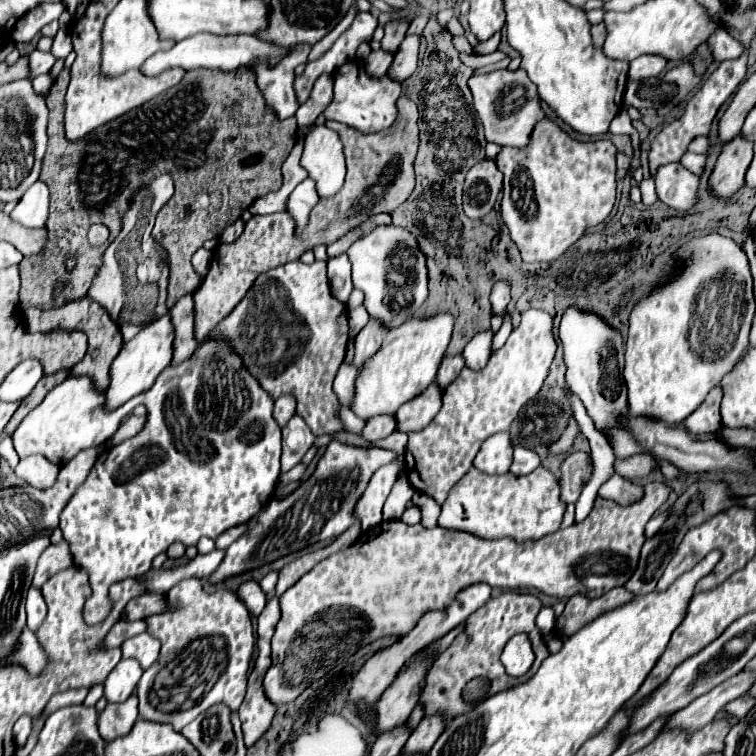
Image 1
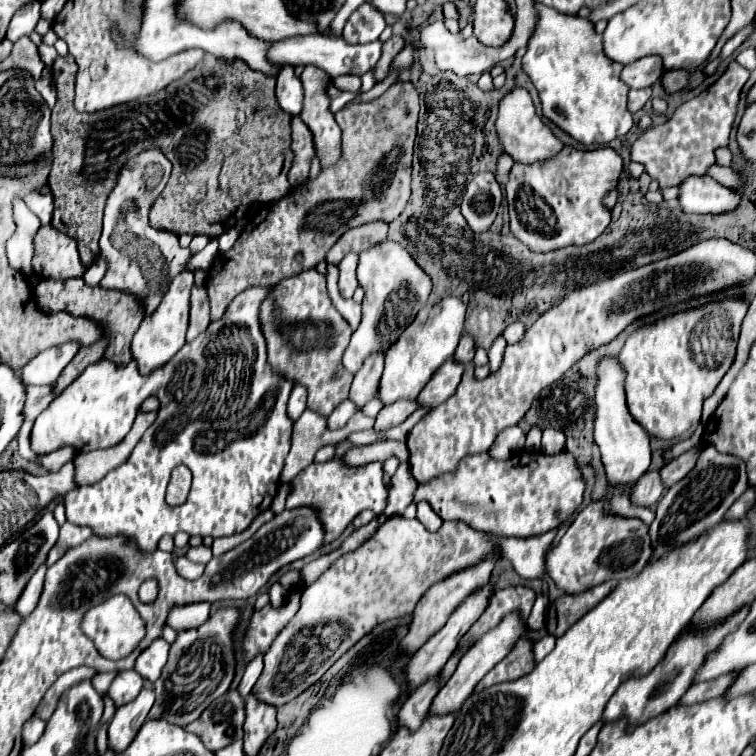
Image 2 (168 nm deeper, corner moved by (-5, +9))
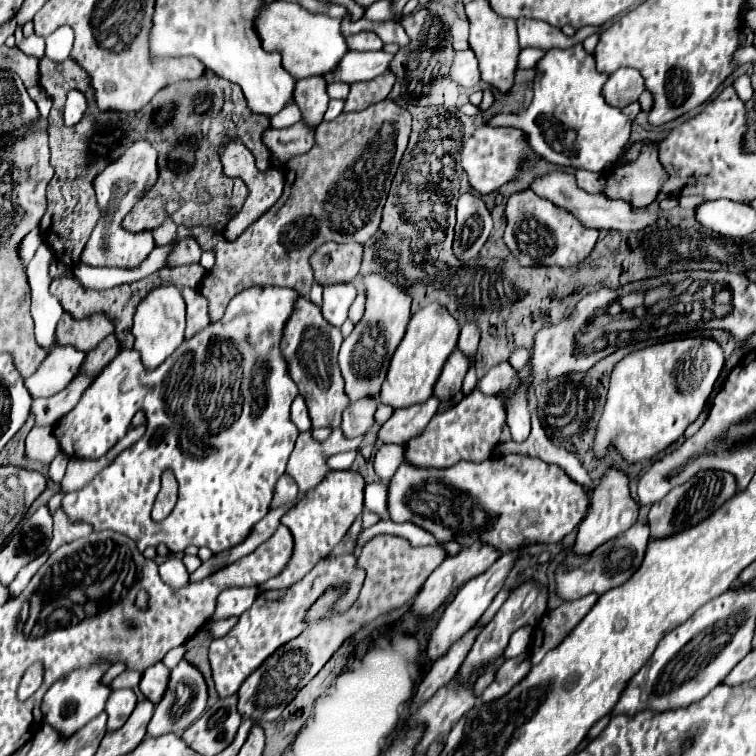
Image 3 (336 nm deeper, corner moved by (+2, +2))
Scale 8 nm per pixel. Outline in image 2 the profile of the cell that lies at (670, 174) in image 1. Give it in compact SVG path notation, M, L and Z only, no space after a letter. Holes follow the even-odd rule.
M706 176L682 182L678 200L682 210L690 214L728 214L740 206L742 196Z

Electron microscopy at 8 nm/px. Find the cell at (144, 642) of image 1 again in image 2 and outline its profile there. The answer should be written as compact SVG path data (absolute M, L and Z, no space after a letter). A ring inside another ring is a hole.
M154 640L154 644L144 650L138 660L136 660L136 672L150 680L150 682L156 682L160 678L160 672L162 668L166 666L166 660L168 660L168 650L170 650L170 644L166 640Z

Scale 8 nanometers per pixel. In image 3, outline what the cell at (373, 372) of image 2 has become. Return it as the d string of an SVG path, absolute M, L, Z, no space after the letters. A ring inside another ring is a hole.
M363 397L363 401L351 401L343 411L341 429L345 437L357 437L373 425L373 413L377 409L377 397Z

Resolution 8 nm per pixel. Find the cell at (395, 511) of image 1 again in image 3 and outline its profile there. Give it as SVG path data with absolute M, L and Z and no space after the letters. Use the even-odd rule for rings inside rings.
M381 445L375 455L375 473L381 477L383 483L387 483L393 475L395 469L403 461L403 447L401 445Z

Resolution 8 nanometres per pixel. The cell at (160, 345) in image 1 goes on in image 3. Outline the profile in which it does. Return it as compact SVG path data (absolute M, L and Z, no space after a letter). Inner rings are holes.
M165 285L153 289L137 307L133 335L135 335L135 351L141 355L145 369L155 369L161 365L181 343L185 331L185 301L181 297L181 289L175 285Z

